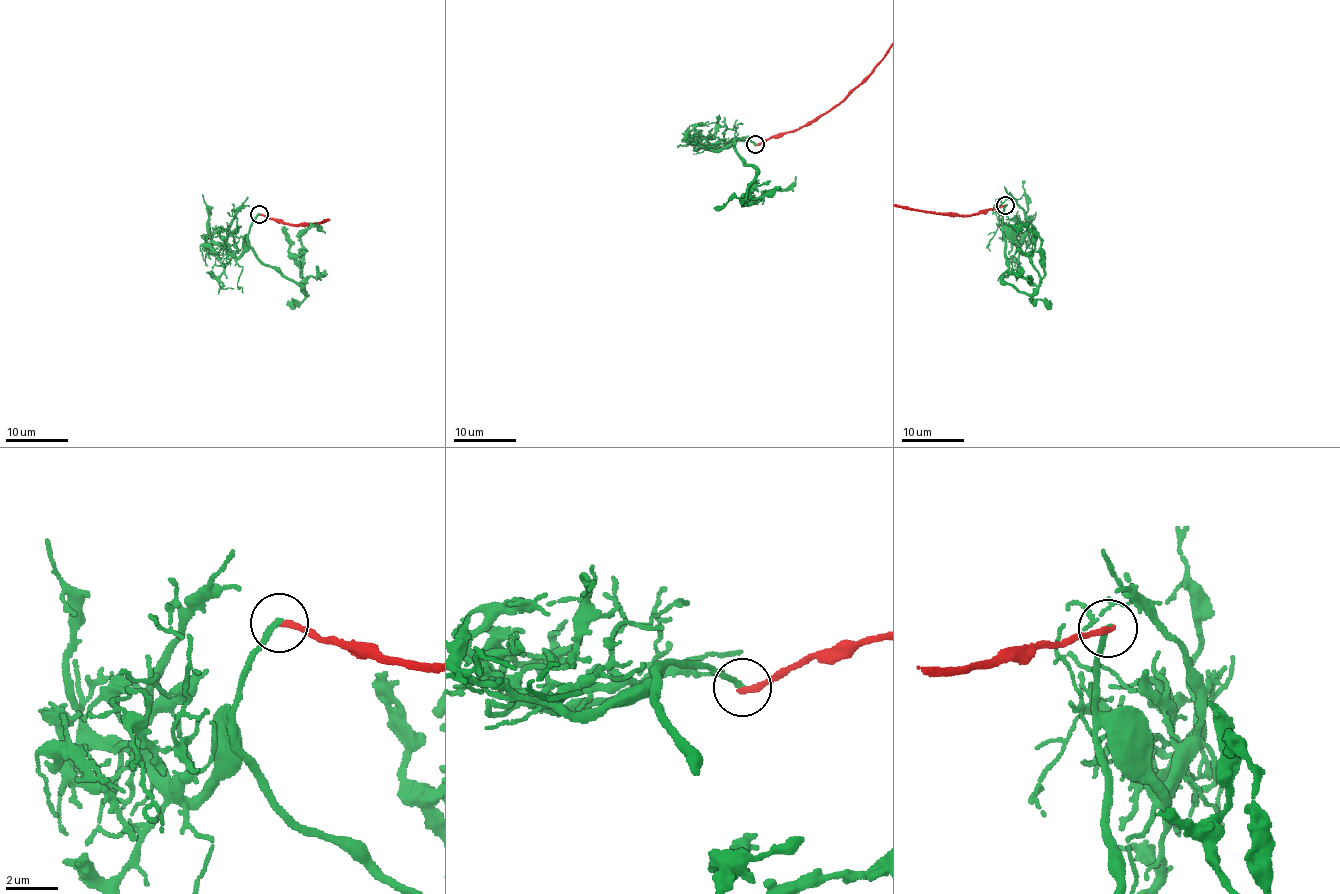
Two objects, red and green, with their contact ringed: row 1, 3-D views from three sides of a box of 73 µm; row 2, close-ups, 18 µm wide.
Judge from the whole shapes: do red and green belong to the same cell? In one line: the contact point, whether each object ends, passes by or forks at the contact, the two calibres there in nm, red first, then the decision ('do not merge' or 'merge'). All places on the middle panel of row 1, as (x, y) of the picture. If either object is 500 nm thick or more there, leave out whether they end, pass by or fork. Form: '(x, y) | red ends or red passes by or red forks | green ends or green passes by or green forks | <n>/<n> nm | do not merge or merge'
(755, 144) | red ends | green ends | 280/240 nm | do not merge

